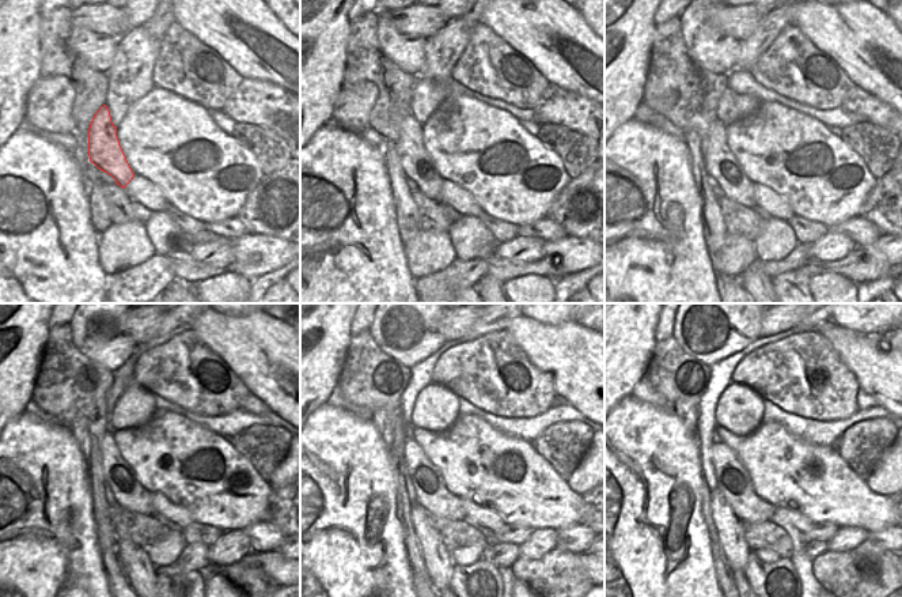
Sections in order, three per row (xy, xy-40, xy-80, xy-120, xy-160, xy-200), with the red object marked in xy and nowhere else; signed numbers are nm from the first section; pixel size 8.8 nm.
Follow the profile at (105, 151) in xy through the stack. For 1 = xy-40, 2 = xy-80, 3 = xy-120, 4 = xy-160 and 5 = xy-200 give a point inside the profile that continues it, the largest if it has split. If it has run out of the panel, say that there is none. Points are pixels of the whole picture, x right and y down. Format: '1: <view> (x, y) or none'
1: xy-40 (416, 162)
2: xy-80 (722, 166)
3: xy-120 (128, 492)
4: xy-160 (431, 492)
5: xy-200 (734, 483)

